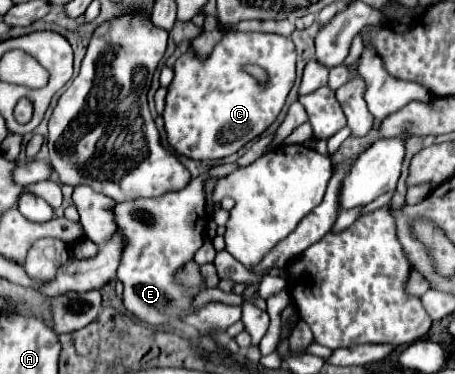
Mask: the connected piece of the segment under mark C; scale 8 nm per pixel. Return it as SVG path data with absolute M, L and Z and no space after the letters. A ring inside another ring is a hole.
M227 33L207 57L199 57L193 49L187 49L175 63L175 77L169 85L167 93L167 109L163 111L165 131L171 147L199 161L215 161L223 159L231 153L237 153L245 143L259 137L279 115L285 105L285 99L295 83L295 47L289 37L273 35L273 33ZM245 65L261 65L267 75L267 87L261 87L247 71Z

